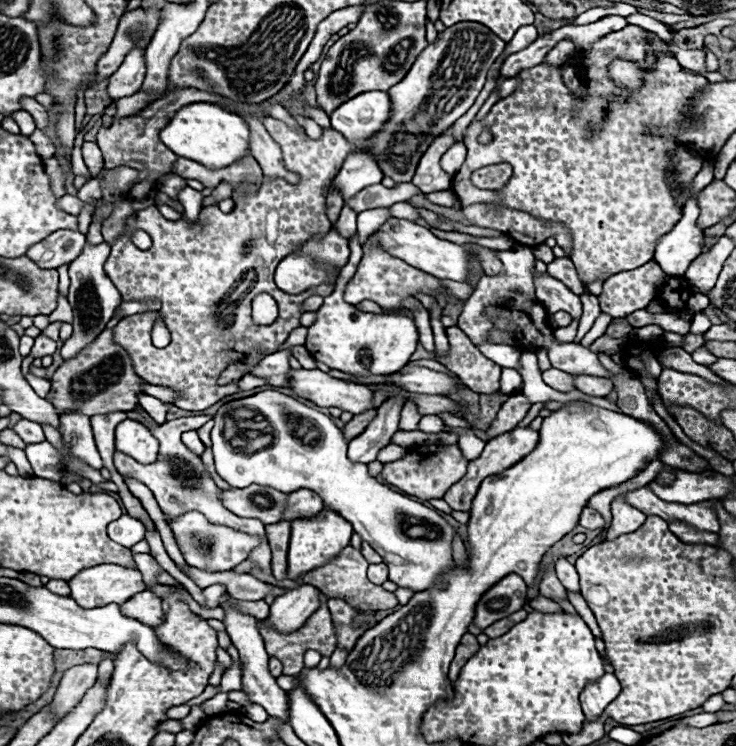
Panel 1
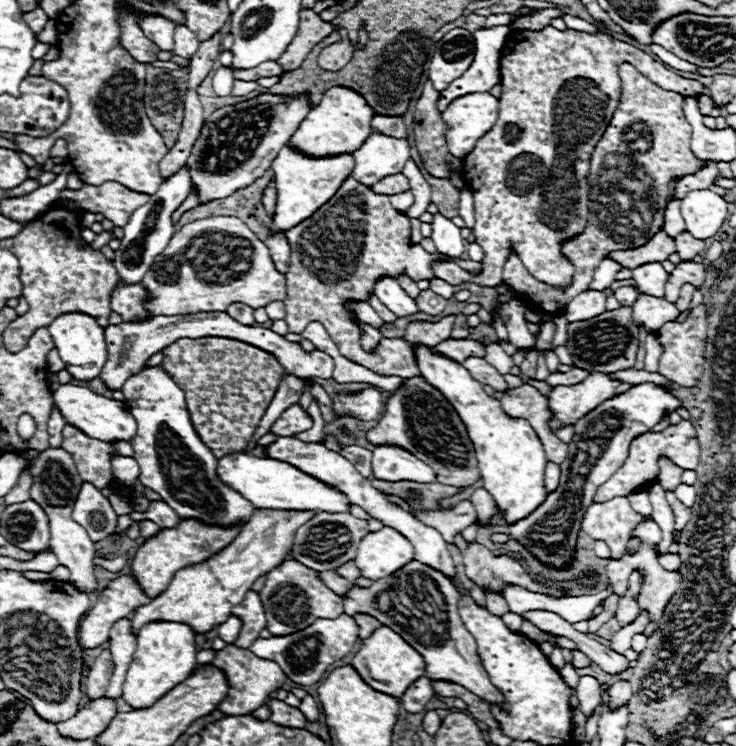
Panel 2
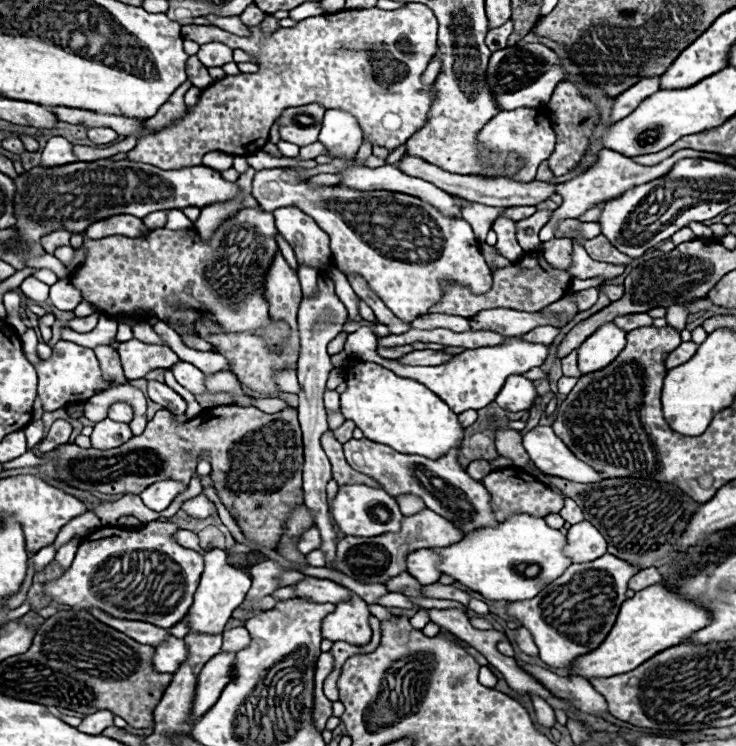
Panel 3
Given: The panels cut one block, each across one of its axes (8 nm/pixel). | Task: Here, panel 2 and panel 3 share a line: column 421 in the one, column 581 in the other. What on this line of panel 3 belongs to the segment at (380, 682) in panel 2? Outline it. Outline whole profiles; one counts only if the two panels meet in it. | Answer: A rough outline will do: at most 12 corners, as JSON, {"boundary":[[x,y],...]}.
{"boundary":[[658,582],[620,606],[570,674],[624,674],[710,622]]}

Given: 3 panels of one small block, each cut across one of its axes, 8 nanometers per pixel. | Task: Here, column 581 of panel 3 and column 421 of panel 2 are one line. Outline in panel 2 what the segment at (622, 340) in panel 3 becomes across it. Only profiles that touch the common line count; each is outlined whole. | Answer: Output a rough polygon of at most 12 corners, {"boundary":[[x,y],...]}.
{"boundary":[[414,346],[508,524],[546,500],[542,442],[462,364]]}

